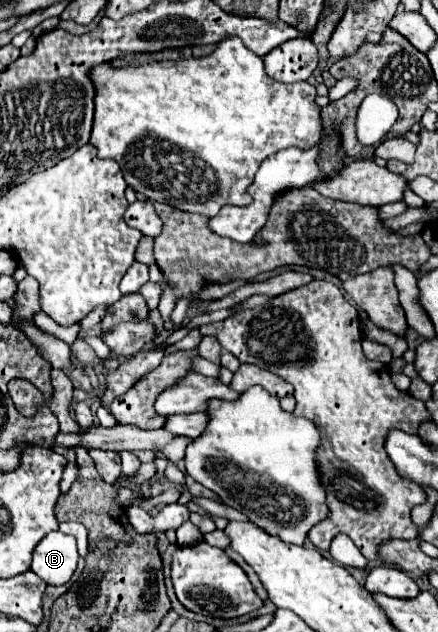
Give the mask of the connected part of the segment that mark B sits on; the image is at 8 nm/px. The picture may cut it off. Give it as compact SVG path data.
M60 530L50 532L34 548L32 572L38 574L46 584L66 584L78 566L78 550L74 536L62 534Z

